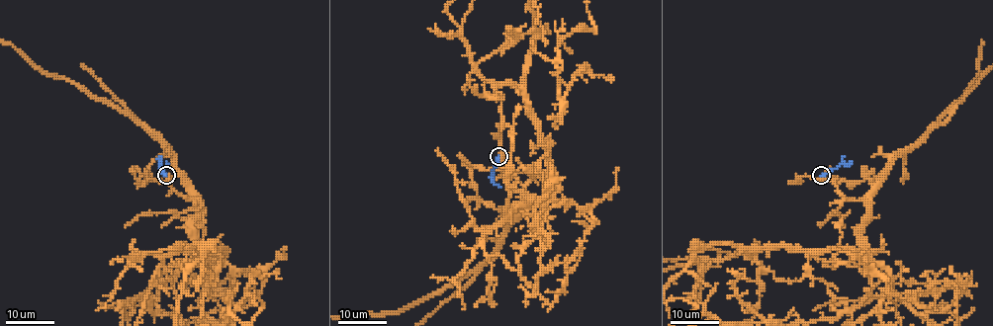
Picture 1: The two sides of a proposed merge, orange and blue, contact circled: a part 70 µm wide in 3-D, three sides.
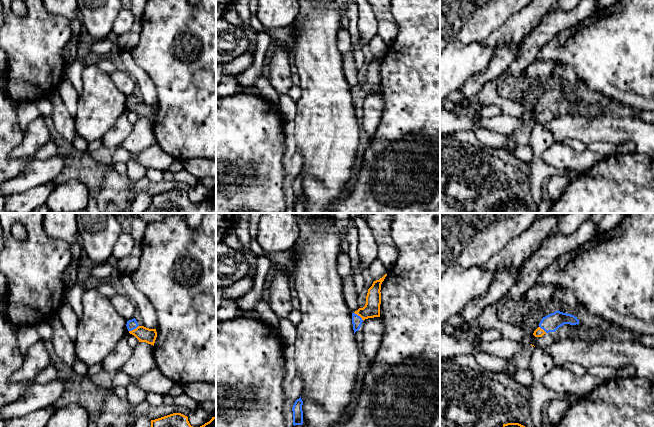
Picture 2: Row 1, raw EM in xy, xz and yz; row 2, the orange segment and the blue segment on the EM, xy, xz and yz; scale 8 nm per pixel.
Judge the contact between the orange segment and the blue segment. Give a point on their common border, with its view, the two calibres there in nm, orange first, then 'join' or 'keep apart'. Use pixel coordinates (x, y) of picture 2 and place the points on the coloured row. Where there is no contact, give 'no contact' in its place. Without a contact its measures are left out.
meets orange in xy at (134, 329); 120 nm thick on the orange side, 80 nm on the other; join

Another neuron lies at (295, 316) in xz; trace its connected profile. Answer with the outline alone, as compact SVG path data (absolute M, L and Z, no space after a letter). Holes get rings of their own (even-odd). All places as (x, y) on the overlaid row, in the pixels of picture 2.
M293 309L293 310L290 312L289 316L288 316L288 320L289 320L295 327L298 326L298 324L299 324L300 321L301 321L301 319L302 319L302 314L301 314L300 310L295 310L295 309Z

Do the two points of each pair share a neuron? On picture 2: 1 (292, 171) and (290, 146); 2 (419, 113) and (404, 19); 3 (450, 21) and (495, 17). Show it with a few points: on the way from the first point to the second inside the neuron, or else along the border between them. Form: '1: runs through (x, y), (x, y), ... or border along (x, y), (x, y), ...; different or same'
1: runs through (292, 165), (291, 152); same
2: runs through (419, 90), (419, 42); same
3: runs through (461, 17), (484, 17); same

